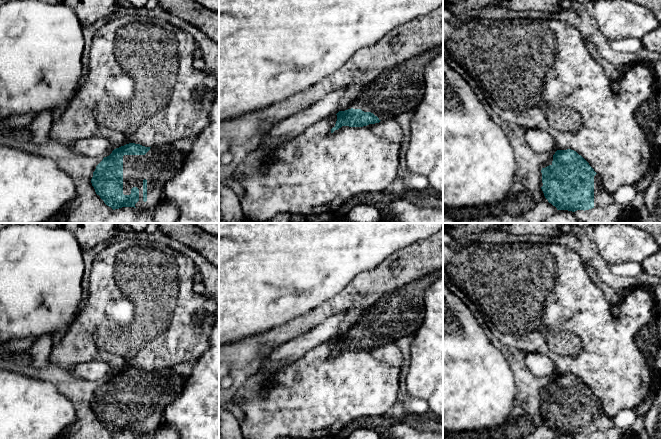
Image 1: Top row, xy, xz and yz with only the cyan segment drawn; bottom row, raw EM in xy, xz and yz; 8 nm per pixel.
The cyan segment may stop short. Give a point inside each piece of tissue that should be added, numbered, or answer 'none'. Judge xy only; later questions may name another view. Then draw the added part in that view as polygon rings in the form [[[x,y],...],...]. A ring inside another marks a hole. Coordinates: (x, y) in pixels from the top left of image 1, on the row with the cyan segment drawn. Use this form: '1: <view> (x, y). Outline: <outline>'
1: xy (161, 163). Outline: [[[174,144],[152,146],[145,155],[123,156],[123,193],[131,194],[131,189],[139,189],[139,201],[135,207],[140,211],[154,209],[164,198],[166,183],[176,176],[184,166],[187,154],[180,152]],[[143,180],[147,180],[147,201],[143,201]]]

